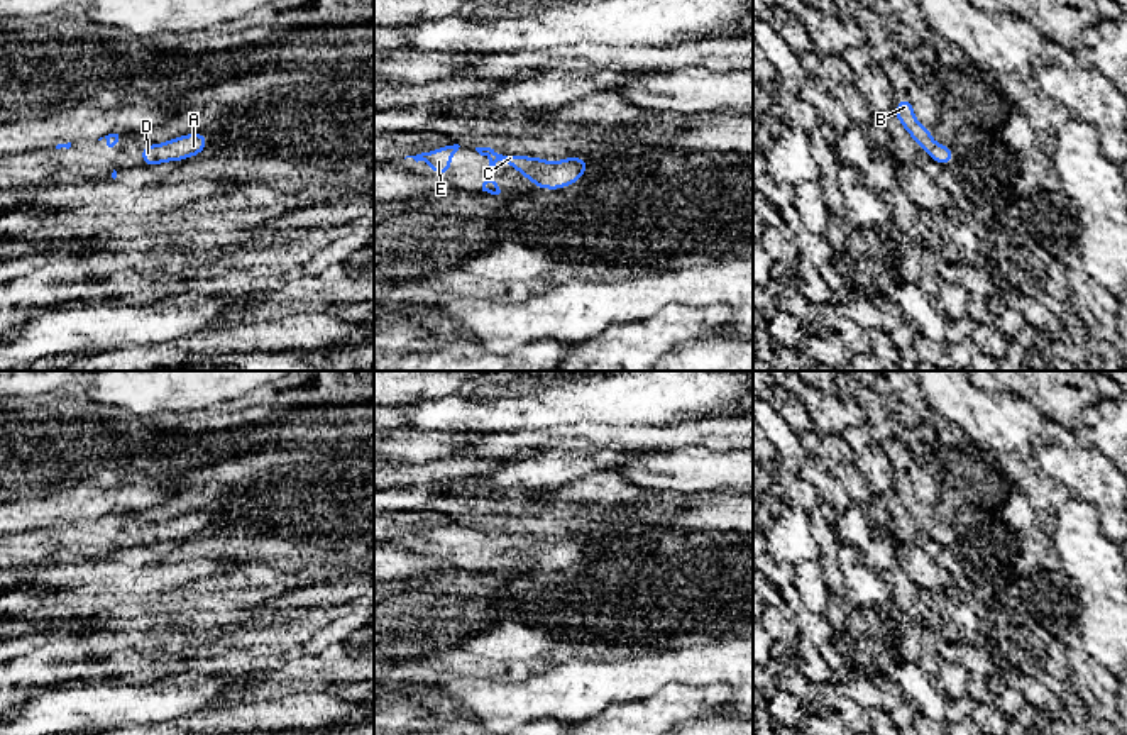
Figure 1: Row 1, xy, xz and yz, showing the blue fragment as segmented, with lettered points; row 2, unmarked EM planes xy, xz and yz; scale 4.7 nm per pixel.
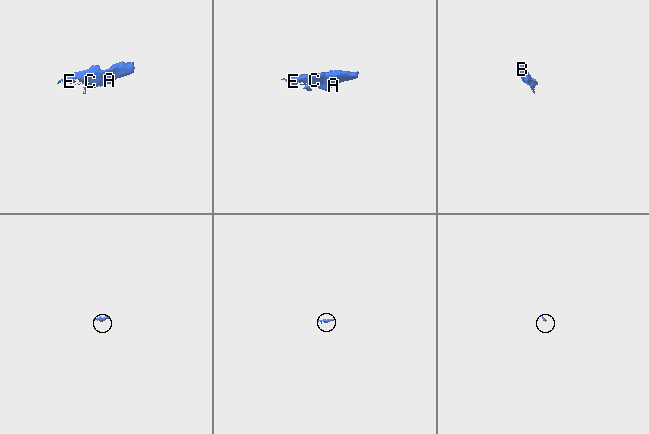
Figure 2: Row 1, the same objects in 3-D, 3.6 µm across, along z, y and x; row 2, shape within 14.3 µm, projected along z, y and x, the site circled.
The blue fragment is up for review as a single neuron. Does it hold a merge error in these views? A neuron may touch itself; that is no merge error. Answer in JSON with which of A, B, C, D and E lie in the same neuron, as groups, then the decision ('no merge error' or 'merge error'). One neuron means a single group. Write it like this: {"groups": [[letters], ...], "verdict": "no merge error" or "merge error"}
{"groups": [["A", "B", "C", "D", "E"]], "verdict": "no merge error"}

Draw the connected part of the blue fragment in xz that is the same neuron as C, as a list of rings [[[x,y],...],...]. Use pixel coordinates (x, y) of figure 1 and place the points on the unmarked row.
[[[476,527],[476,530],[489,539],[492,550],[496,549],[496,540],[503,539],[506,545],[516,547],[523,557],[531,559],[536,567],[545,569],[562,569],[577,562],[591,544],[587,539],[575,535],[550,542],[543,537],[503,533],[491,527]]]

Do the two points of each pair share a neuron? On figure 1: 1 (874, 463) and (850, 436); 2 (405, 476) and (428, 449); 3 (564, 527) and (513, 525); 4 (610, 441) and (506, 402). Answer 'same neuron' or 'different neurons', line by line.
1: same neuron
2: different neurons
3: same neuron
4: different neurons

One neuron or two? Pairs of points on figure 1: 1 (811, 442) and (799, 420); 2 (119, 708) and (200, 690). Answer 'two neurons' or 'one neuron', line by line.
1: two neurons
2: one neuron

